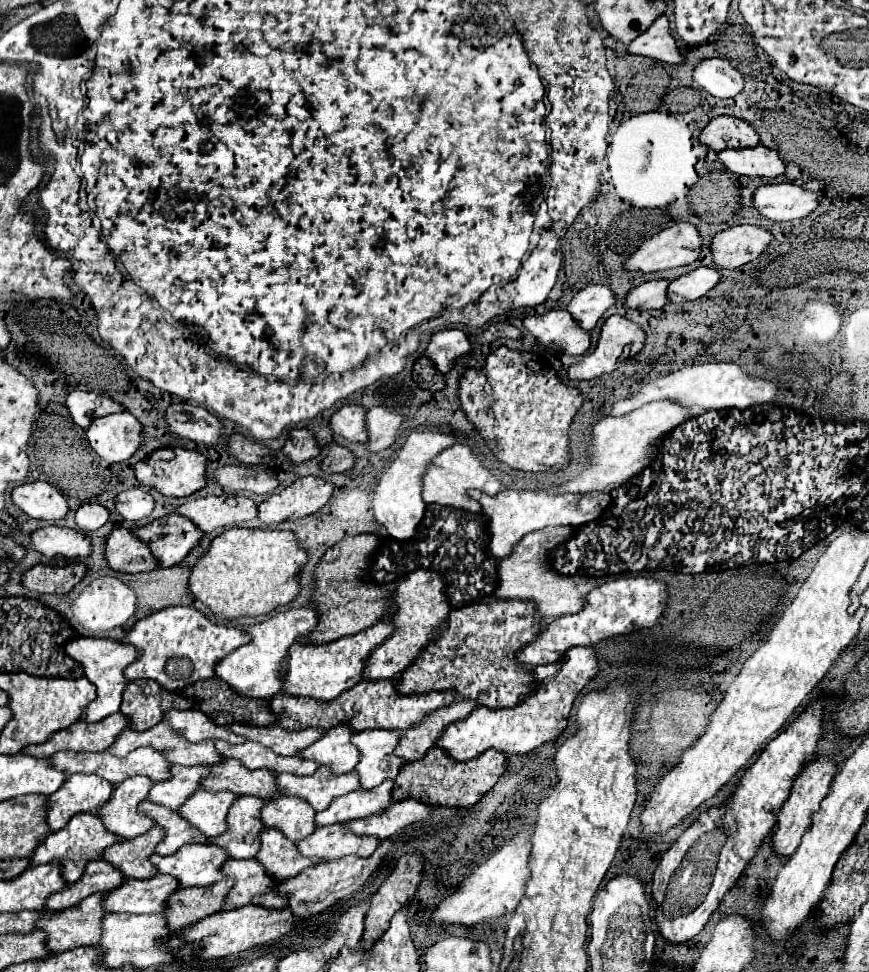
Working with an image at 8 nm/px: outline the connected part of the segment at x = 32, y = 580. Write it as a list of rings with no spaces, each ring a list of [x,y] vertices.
[[[37,564],[23,576],[23,586],[33,592],[53,592],[69,594],[87,574],[87,564],[67,564],[67,566],[45,566]]]

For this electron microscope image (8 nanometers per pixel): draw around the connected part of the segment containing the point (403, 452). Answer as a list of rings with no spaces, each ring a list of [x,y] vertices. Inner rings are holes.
[[[411,432],[405,440],[405,446],[399,450],[397,458],[389,464],[387,472],[381,476],[381,482],[375,490],[373,512],[381,526],[385,526],[387,534],[397,540],[409,540],[415,536],[419,522],[425,516],[425,502],[423,502],[423,474],[433,462],[433,458],[443,452],[445,448],[457,444],[453,436],[445,436],[439,432]]]

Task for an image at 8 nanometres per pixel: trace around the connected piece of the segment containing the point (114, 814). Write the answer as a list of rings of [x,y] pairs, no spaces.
[[[145,776],[127,778],[125,782],[121,782],[121,786],[117,786],[117,794],[113,794],[113,802],[109,802],[105,810],[97,812],[101,814],[101,818],[105,818],[105,826],[127,840],[151,830],[155,826],[155,820],[137,810],[137,806],[147,798],[151,786],[153,780]]]

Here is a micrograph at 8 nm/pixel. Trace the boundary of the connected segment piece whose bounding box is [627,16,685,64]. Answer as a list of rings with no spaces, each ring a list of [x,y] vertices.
[[[667,16],[657,18],[657,22],[653,22],[653,26],[645,34],[641,34],[629,44],[627,52],[649,56],[667,64],[683,64],[685,60],[675,44],[675,38],[671,36]]]

